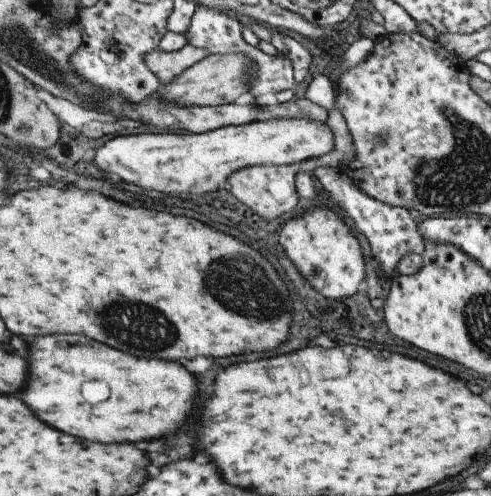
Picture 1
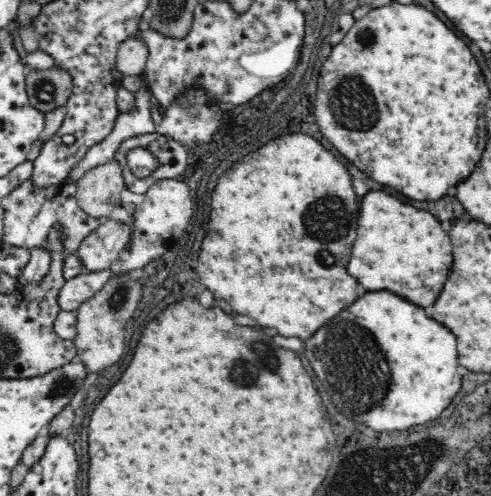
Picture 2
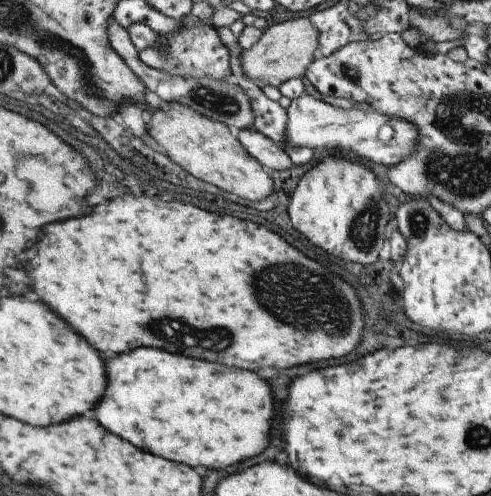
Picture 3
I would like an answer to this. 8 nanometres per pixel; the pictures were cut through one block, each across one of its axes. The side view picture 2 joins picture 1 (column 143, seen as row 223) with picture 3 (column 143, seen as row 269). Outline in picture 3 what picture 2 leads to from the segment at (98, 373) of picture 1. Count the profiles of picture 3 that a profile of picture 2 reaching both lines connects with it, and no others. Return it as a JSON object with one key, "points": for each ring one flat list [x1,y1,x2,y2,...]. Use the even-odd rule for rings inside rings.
{"points":[[135,348,127,354,105,358,103,366,107,370,107,386,99,402,93,406,95,420,111,434,131,442,135,448,191,468,225,468,265,450,271,418,269,388,253,372,249,374,247,370,183,358,155,348]]}

